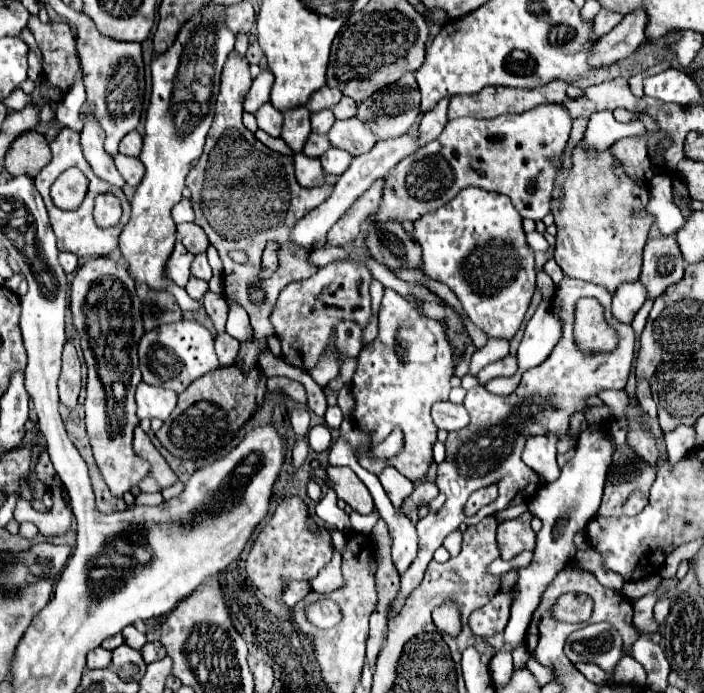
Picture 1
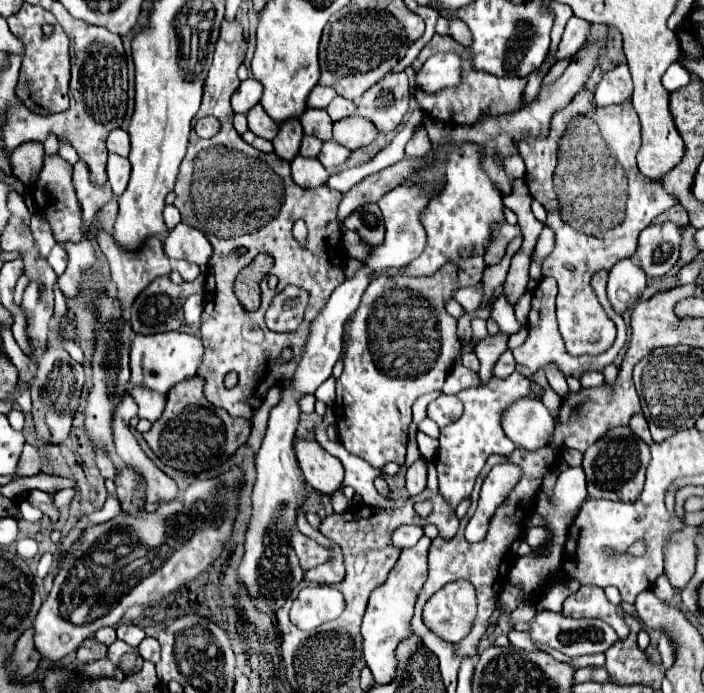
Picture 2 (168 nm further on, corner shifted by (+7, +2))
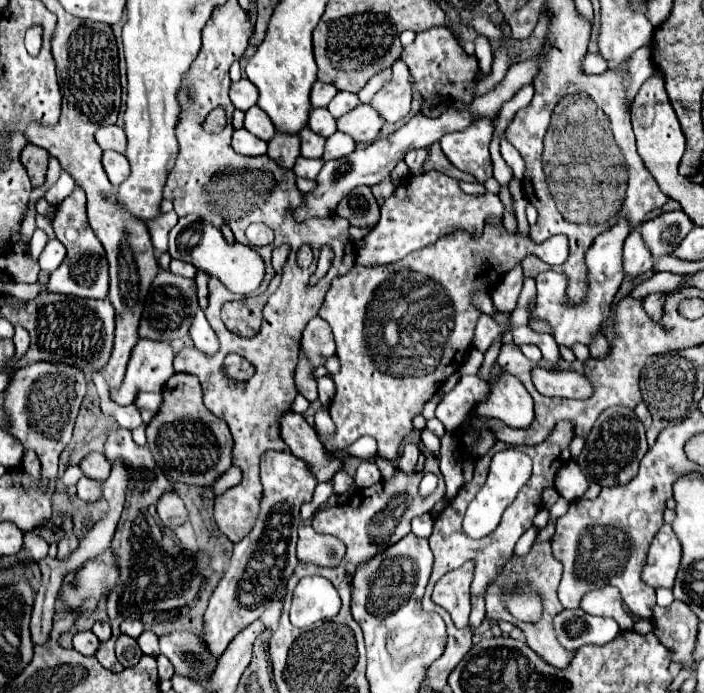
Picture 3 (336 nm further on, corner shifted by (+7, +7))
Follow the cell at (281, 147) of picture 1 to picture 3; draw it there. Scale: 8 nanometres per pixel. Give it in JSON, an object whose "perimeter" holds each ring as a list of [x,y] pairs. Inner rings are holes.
{"perimeter":[[[241,128],[241,130],[235,130],[233,134],[233,148],[241,154],[247,154],[247,156],[259,156],[259,154],[265,154],[267,152],[267,142],[265,140],[259,140],[257,136],[253,136],[249,130]]]}

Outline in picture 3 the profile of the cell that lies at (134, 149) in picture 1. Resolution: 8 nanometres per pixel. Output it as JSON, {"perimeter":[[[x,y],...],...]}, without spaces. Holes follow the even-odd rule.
{"perimeter":[[[103,126],[97,134],[97,144],[103,148],[103,150],[115,150],[115,152],[125,152],[127,148],[127,138],[125,138],[125,132],[123,128],[119,126]]]}

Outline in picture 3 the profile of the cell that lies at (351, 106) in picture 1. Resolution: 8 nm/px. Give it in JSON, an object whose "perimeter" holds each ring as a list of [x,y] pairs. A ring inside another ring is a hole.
{"perimeter":[[[337,92],[337,96],[331,100],[331,104],[327,106],[327,110],[331,112],[333,118],[341,118],[343,114],[347,114],[349,110],[353,110],[355,106],[359,106],[359,98],[357,94],[351,92]]]}

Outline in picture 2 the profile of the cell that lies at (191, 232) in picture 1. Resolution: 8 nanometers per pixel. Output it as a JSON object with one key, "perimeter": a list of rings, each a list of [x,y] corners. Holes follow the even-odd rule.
{"perimeter":[[[179,223],[165,237],[165,255],[169,255],[171,259],[185,259],[189,263],[203,265],[213,255],[213,247],[199,229]]]}

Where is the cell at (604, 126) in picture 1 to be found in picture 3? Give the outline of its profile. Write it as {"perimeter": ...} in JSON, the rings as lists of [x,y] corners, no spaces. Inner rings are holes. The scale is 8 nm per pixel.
{"perimeter":[[[587,52],[585,60],[583,60],[583,68],[589,74],[603,74],[607,70],[607,60],[603,56],[599,56],[599,54],[589,54]]]}

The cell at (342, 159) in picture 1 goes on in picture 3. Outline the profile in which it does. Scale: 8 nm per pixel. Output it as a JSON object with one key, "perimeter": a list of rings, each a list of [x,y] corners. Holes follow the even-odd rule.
{"perimeter":[[[335,132],[333,136],[327,138],[325,142],[325,154],[323,154],[323,160],[337,160],[337,158],[345,158],[349,156],[353,150],[355,150],[355,142],[351,136],[347,134],[341,134],[341,132]]]}

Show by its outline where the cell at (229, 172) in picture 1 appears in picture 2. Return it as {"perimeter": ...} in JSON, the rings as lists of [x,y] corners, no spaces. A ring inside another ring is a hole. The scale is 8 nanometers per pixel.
{"perimeter":[[[223,19],[213,63],[205,77],[201,109],[195,115],[219,117],[221,131],[211,139],[199,139],[195,131],[189,135],[191,141],[187,145],[187,155],[181,163],[173,189],[173,205],[179,209],[181,221],[199,229],[213,245],[213,257],[209,259],[205,279],[205,311],[201,315],[201,341],[205,345],[205,353],[197,375],[205,379],[205,397],[211,405],[225,409],[231,417],[251,421],[267,391],[293,377],[301,349],[309,335],[311,319],[323,309],[333,289],[345,281],[343,265],[347,261],[347,253],[341,243],[339,227],[327,227],[337,219],[337,205],[343,195],[325,185],[317,189],[301,189],[291,179],[289,163],[279,159],[275,153],[261,153],[253,149],[233,129],[233,109],[229,99],[239,87],[237,67],[243,63],[245,53],[247,41],[241,25],[237,21]],[[297,219],[307,223],[307,249],[293,239],[291,227]],[[239,247],[247,249],[245,255],[235,255]],[[259,253],[269,253],[275,257],[271,273],[279,279],[279,291],[287,285],[301,285],[301,289],[309,293],[303,323],[293,333],[275,333],[263,321],[269,301],[277,295],[277,291],[267,287],[267,279],[259,285],[261,305],[257,311],[247,311],[233,293],[235,277]],[[283,349],[291,349],[295,357],[291,361],[281,361]],[[227,371],[239,373],[237,387],[229,391],[225,391],[223,385],[223,375]]]}

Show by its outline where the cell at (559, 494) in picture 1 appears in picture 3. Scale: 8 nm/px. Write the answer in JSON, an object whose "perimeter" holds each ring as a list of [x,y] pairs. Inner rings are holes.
{"perimeter":[[[569,462],[565,464],[557,476],[555,476],[555,490],[565,498],[565,500],[579,500],[581,494],[585,494],[587,490],[587,478],[583,476],[583,472],[579,470],[577,462]]]}

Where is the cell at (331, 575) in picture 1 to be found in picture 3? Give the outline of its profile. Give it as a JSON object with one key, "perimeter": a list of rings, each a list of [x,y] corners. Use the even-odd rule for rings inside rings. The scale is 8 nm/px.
{"perimeter":[[[303,524],[298,528],[297,554],[303,562],[335,568],[341,564],[341,558],[345,558],[345,544],[341,544],[339,538],[319,534],[309,524]]]}

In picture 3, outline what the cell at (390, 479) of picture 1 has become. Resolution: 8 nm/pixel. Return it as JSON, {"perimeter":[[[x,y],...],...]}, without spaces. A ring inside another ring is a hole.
{"perimeter":[[[373,460],[361,462],[361,466],[357,468],[357,474],[355,474],[355,482],[359,488],[369,488],[381,480],[383,480],[383,476],[381,476],[381,472]]]}

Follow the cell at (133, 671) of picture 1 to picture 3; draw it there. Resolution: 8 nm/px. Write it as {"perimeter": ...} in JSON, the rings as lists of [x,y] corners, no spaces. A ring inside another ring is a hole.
{"perimeter":[[[121,634],[121,636],[117,638],[117,642],[115,642],[115,652],[117,652],[117,660],[119,660],[123,666],[135,666],[135,664],[139,662],[139,658],[143,656],[139,644],[137,644],[133,638],[125,636],[125,634]]]}

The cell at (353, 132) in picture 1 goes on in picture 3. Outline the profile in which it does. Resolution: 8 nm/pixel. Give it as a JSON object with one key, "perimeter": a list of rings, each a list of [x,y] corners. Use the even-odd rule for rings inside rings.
{"perimeter":[[[359,104],[337,120],[337,130],[349,134],[357,144],[369,144],[377,138],[383,122],[369,104]]]}

